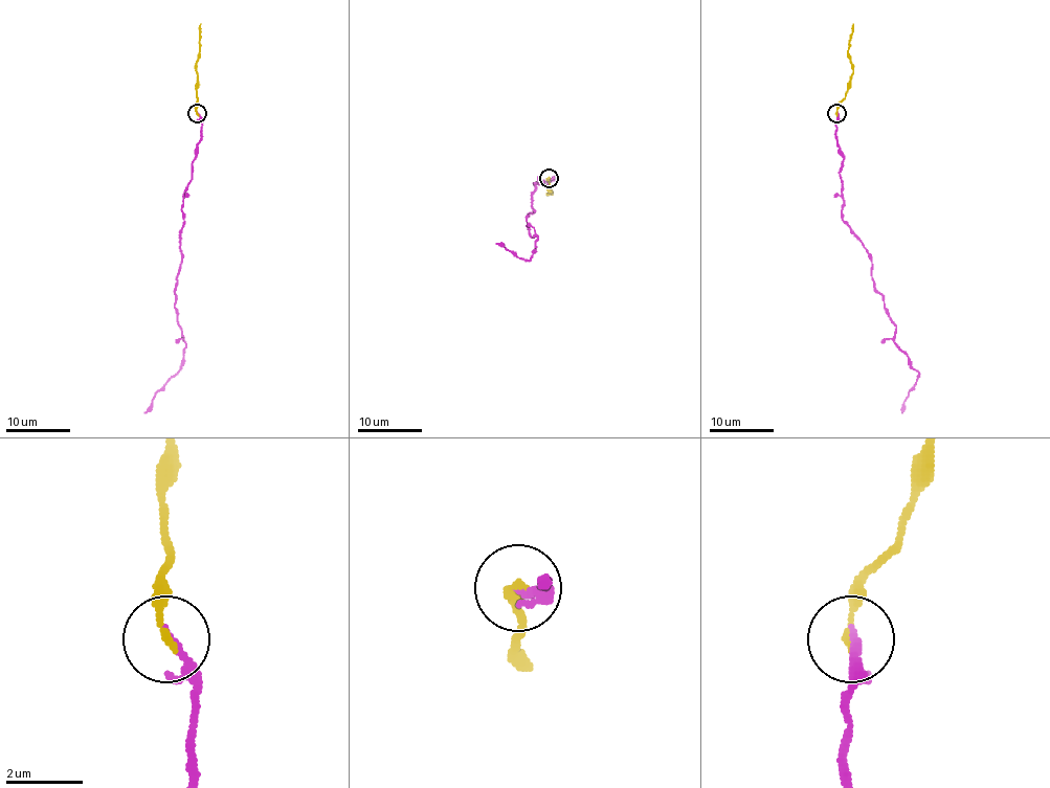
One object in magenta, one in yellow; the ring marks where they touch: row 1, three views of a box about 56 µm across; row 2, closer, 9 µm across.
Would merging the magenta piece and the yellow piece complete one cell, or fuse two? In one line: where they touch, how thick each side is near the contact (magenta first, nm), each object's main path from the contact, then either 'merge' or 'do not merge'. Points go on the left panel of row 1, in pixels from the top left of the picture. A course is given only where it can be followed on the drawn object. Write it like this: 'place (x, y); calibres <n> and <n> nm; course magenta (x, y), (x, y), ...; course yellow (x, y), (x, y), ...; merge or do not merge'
place (197, 113); calibres 240 and 170 nm; course magenta (197, 113), (200, 142), (182, 199), (175, 296), (185, 346), (181, 368), (143, 412); course yellow (197, 113), (196, 72), (200, 24); merge

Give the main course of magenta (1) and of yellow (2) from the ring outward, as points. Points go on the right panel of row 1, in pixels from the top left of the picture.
1: (836, 113), (841, 219), (872, 262), (873, 288), (896, 327), (896, 346), (919, 376), (901, 412)
2: (836, 113), (836, 105), (845, 96), (852, 72), (848, 51), (852, 24)

